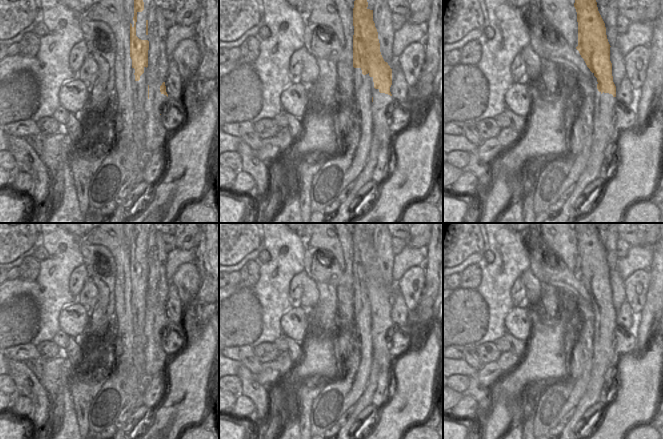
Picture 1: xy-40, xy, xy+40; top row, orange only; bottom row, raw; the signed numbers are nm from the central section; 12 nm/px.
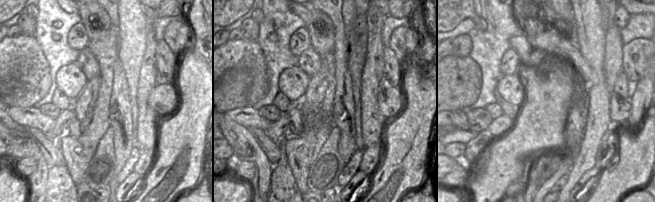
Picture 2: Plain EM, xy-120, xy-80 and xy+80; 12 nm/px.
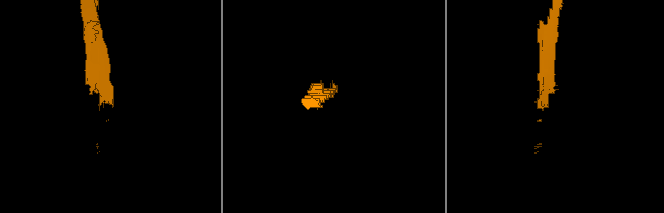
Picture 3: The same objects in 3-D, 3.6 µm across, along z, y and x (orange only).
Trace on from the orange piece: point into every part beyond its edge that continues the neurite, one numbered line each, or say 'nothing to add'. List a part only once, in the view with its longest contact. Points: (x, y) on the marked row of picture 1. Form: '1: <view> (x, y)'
1: xy+40 (604, 131)

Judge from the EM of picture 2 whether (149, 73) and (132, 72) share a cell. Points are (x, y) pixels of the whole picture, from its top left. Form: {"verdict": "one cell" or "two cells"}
{"verdict": "two cells"}

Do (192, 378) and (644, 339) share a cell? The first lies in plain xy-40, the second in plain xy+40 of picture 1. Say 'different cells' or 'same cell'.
different cells

